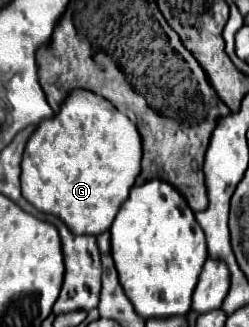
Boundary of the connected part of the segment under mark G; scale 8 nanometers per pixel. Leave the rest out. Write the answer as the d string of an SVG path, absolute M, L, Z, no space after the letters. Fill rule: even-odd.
M89 90L69 92L59 114L41 120L21 162L23 196L45 214L61 218L73 234L99 236L111 228L139 174L141 136L115 106Z

